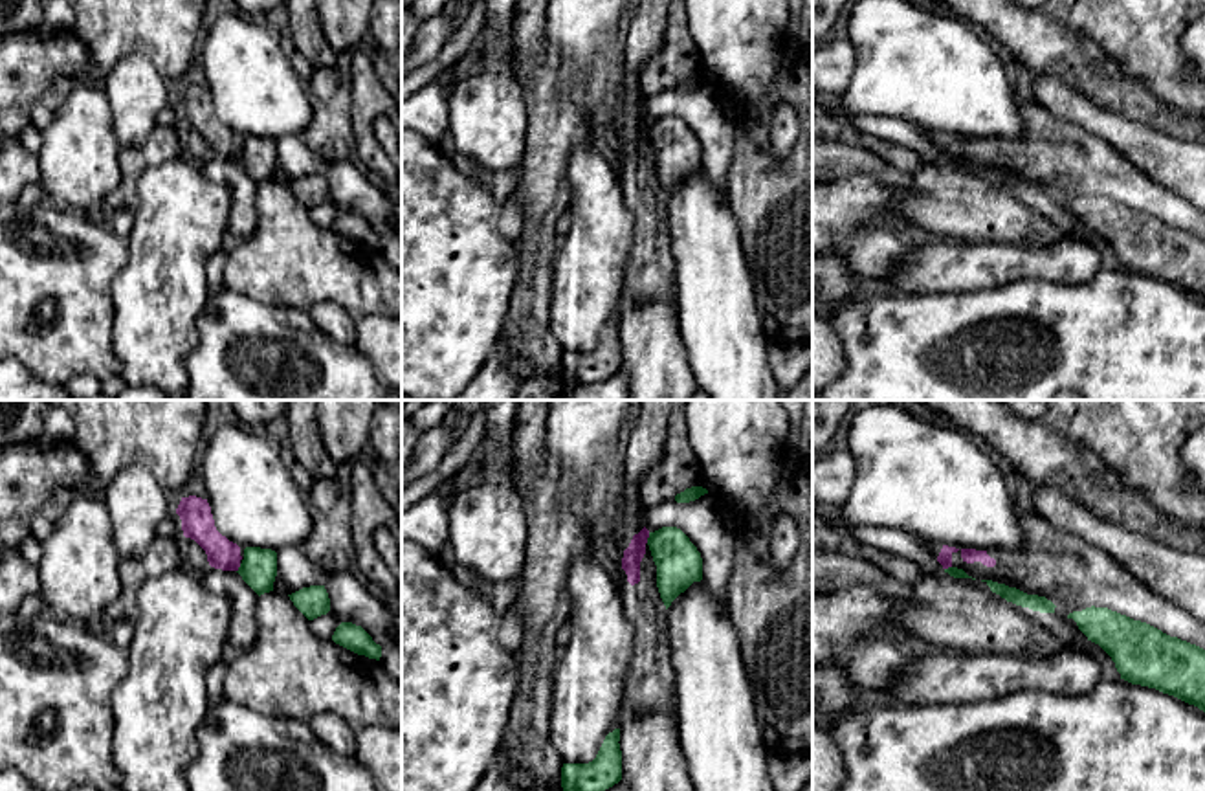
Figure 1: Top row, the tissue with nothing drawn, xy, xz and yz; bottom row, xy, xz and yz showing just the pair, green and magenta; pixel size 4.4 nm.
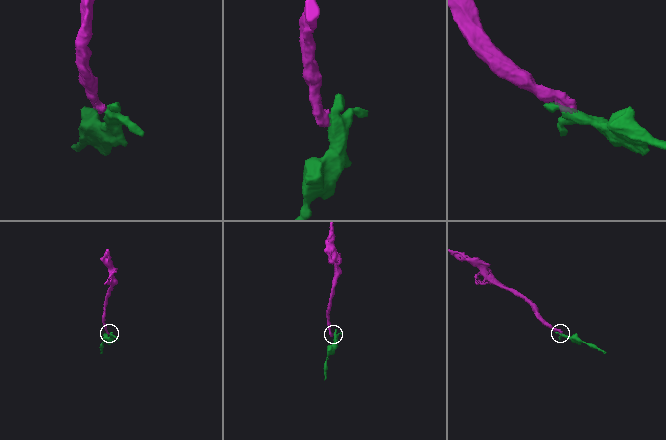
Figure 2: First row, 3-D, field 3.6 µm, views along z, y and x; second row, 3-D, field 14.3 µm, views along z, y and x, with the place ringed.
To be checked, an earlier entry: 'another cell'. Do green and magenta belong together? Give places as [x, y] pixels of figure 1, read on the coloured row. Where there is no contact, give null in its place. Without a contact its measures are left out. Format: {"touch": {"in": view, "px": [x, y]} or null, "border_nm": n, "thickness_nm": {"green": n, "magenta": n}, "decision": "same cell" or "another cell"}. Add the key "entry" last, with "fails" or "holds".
{"touch": {"in": "xz", "px": [648, 538]}, "border_nm": 50, "thickness_nm": {"green": 200, "magenta": 90}, "decision": "another cell", "entry": "holds"}

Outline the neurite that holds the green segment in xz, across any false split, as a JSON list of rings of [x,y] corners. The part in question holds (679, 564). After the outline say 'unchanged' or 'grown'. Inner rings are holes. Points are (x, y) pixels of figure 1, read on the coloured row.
[[[677,527],[649,532],[647,545],[657,565],[657,587],[668,609],[693,582],[702,580],[702,558]]]; unchanged

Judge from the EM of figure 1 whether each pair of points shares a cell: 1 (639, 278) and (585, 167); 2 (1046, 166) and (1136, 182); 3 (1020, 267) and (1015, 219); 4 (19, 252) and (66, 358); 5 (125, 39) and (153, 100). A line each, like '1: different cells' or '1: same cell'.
1: different cells
2: same cell
3: different cells
4: same cell
5: different cells

